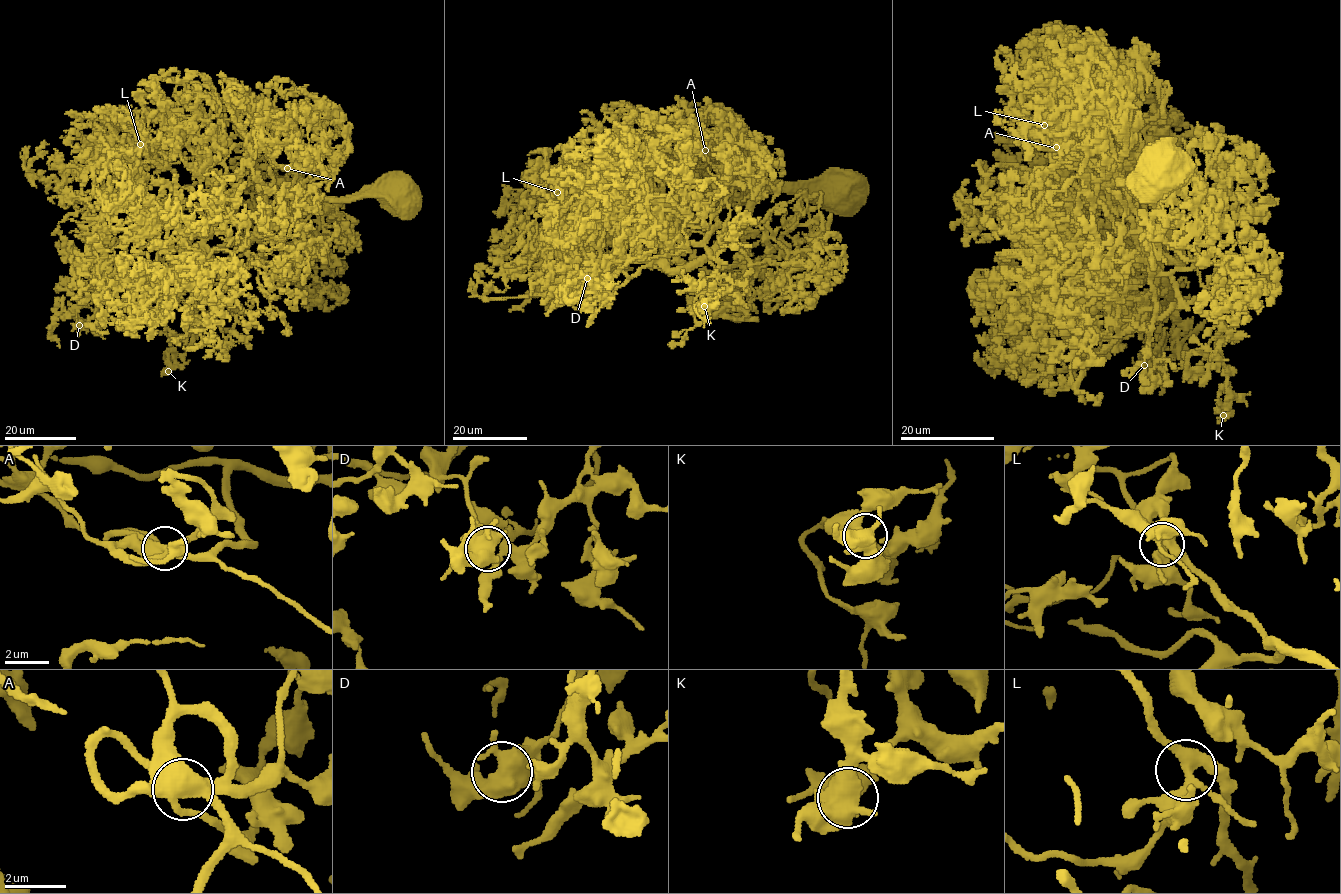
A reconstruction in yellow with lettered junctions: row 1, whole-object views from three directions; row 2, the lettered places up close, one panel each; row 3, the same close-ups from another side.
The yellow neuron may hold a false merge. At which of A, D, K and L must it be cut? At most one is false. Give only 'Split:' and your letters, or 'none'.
Split: none

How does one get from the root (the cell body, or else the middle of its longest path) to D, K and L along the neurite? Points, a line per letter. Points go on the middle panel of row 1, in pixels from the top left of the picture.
D: (836, 187), (767, 189), (697, 260), (676, 269), (649, 261), (624, 284), (574, 303), (587, 278)
K: (836, 187), (767, 189), (676, 269), (673, 241), (700, 244), (718, 264), (715, 305), (704, 306)
L: (836, 187), (767, 189), (705, 255), (676, 269), (653, 261), (617, 262), (625, 239), (557, 192)

